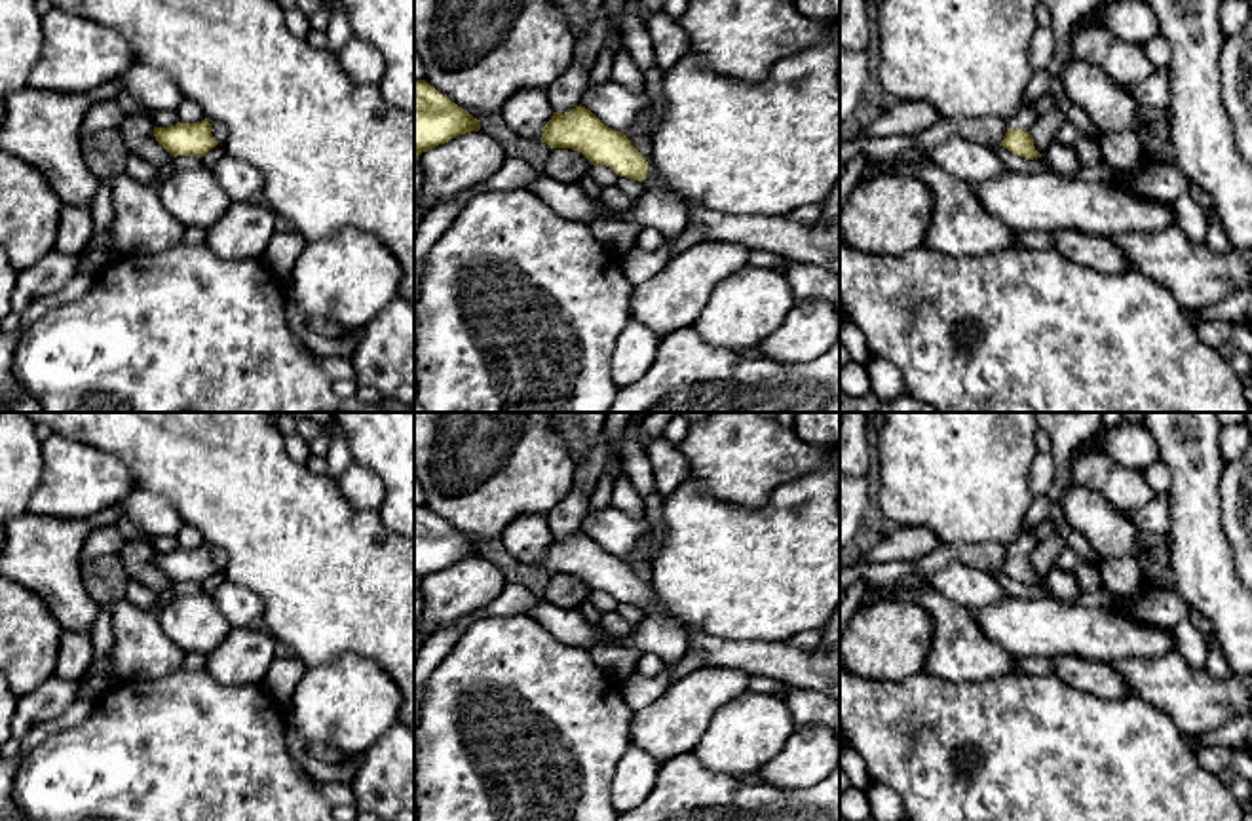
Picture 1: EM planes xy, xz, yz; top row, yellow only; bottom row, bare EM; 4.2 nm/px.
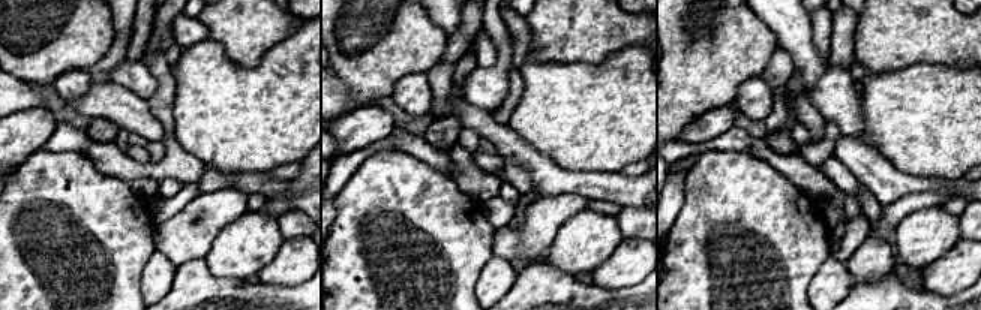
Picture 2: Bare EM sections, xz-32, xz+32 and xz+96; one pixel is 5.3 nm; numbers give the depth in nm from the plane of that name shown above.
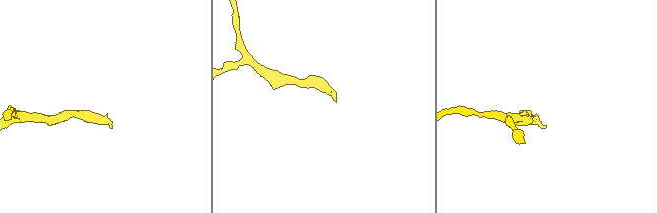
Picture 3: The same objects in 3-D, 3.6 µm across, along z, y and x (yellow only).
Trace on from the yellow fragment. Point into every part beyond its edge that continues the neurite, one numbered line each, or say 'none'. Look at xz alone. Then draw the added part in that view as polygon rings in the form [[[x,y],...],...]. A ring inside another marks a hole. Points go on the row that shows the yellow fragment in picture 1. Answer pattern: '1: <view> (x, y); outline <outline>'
1: xz (819, 244); outline [[[646,160],[646,162],[648,162],[648,173],[646,173],[646,179],[644,179],[644,181],[642,181],[642,182],[640,182],[640,184],[642,184],[642,188],[644,188],[644,190],[648,190],[648,188],[652,188],[652,186],[659,186],[659,188],[663,188],[663,190],[665,190],[665,192],[671,192],[671,194],[674,194],[674,196],[678,196],[678,198],[680,198],[680,200],[682,200],[682,201],[684,201],[684,205],[686,205],[686,209],[688,209],[688,224],[699,224],[699,226],[701,226],[701,228],[703,228],[703,239],[701,239],[701,241],[730,241],[730,243],[739,243],[739,245],[745,245],[745,247],[747,247],[747,249],[764,249],[764,251],[769,251],[769,253],[775,253],[775,255],[781,255],[781,257],[785,257],[785,258],[790,258],[790,260],[792,260],[792,262],[813,262],[813,264],[819,264],[819,266],[825,266],[825,268],[828,268],[828,270],[832,270],[832,272],[834,272],[834,274],[836,274],[836,276],[838,276],[838,277],[840,277],[840,220],[834,220],[834,222],[828,222],[828,224],[800,224],[800,222],[794,222],[794,220],[790,220],[790,219],[787,219],[787,217],[768,217],[768,215],[728,215],[728,213],[716,213],[716,211],[712,211],[712,209],[709,209],[709,207],[705,207],[705,205],[701,205],[701,203],[697,203],[697,201],[692,201],[692,200],[688,200],[688,198],[684,198],[684,196],[680,196],[680,194],[676,194],[676,192],[674,192],[674,190],[673,190],[673,188],[671,188],[671,186],[669,186],[669,182],[667,182],[667,181],[665,181],[665,179],[663,179],[663,177],[661,177],[661,173],[659,173],[659,171],[657,171],[657,167],[655,167],[655,165],[654,165],[654,162],[652,162],[652,160]]]

